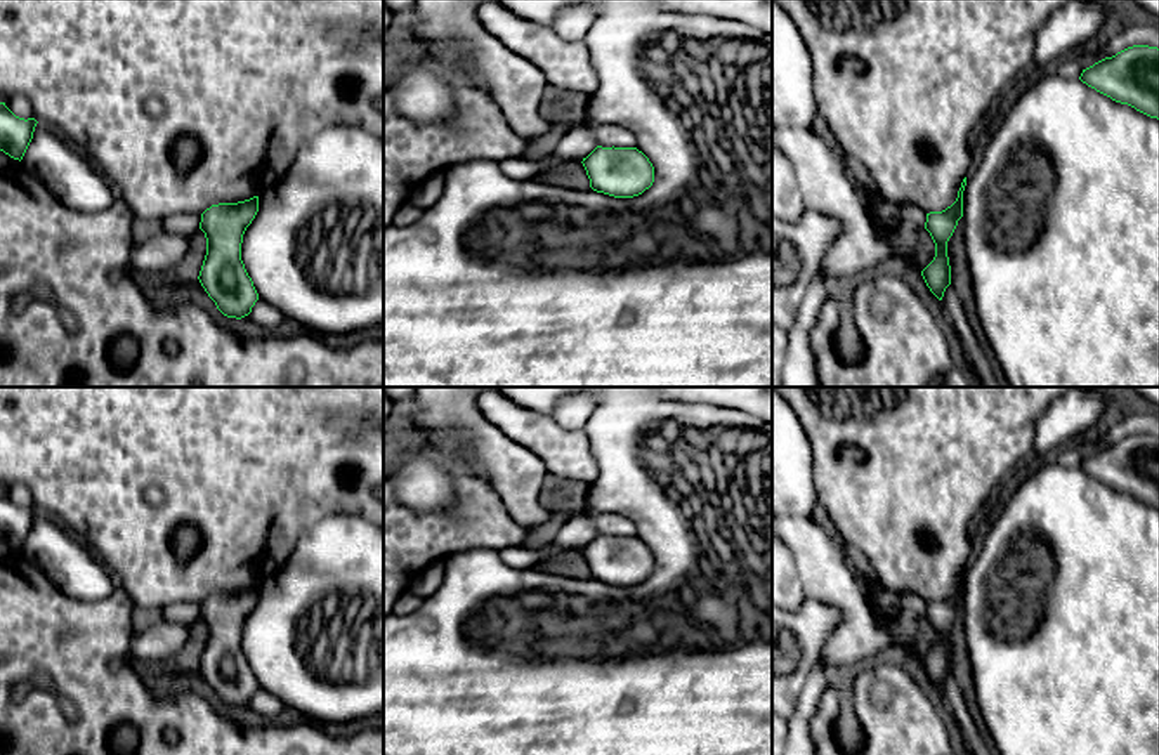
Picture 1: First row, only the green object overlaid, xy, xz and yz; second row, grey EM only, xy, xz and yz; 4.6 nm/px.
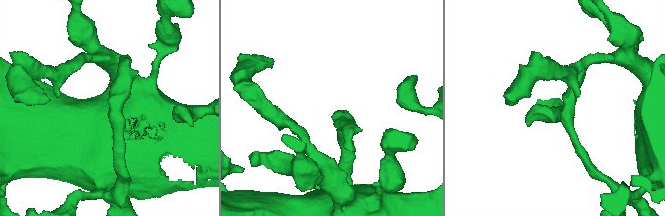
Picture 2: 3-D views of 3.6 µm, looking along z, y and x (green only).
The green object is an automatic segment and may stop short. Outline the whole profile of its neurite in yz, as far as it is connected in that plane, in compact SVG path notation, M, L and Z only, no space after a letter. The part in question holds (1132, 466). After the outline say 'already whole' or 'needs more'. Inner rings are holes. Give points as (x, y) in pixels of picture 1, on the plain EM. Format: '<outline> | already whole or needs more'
M1133 434L1083 458L1079 469L1159 509L1159 437Z | already whole

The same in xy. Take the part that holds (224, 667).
M259 585L238 592L219 592L203 602L174 602L158 618L189 627L203 620L206 644L200 660L200 672L227 705L241 708L252 701L259 682L241 649L241 632L246 616L259 601Z | needs more

